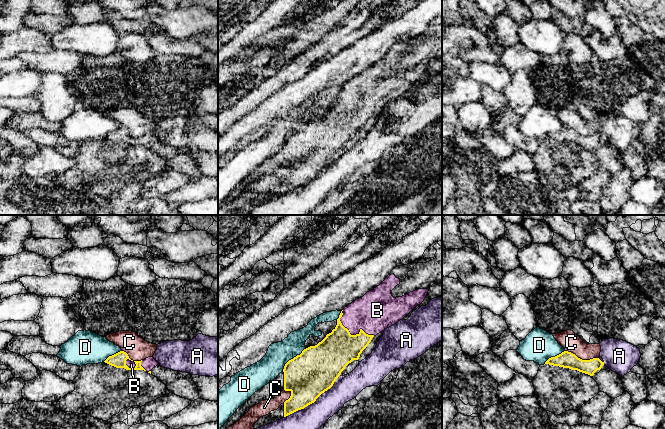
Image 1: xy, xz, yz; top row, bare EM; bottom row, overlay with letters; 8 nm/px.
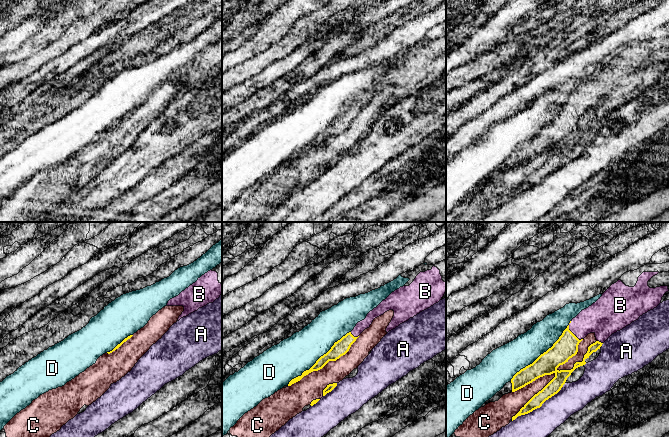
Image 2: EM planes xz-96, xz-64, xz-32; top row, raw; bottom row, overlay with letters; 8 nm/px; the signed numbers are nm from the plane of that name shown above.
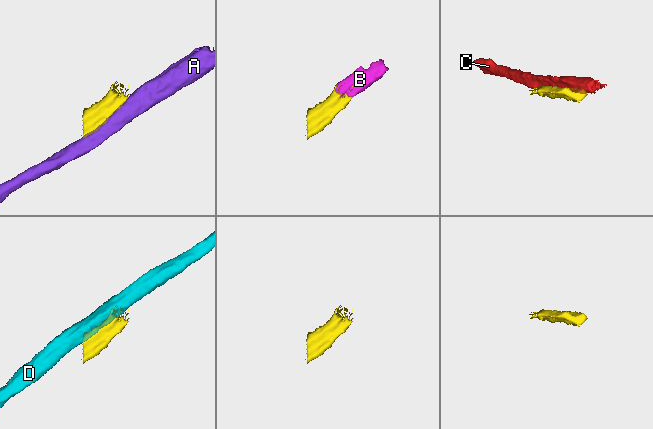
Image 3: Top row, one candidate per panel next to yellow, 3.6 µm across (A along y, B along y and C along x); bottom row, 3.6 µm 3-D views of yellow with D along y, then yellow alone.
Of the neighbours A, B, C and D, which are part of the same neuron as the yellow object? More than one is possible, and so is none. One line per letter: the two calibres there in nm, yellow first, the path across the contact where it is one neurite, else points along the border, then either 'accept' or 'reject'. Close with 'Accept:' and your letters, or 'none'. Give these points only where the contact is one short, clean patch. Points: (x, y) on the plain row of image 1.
A: calibres 360 and 240 nm; reject
B: calibres 300 and 320 nm; way xz (329, 133), (350, 110), (373, 89); accept
C: calibres 130 and 160 nm; reject
D: calibres 360 and 190 nm; reject
Accept: B

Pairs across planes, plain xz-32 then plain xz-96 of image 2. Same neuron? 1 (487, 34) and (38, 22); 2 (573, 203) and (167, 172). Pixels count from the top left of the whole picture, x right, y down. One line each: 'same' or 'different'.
1: different
2: same

